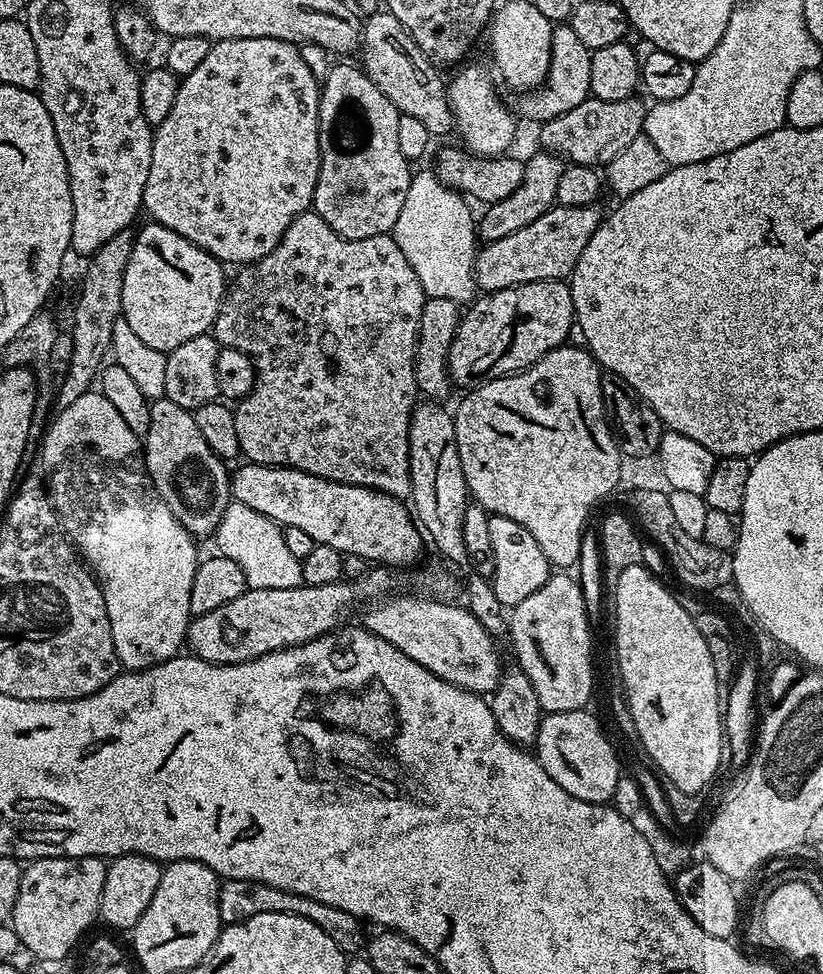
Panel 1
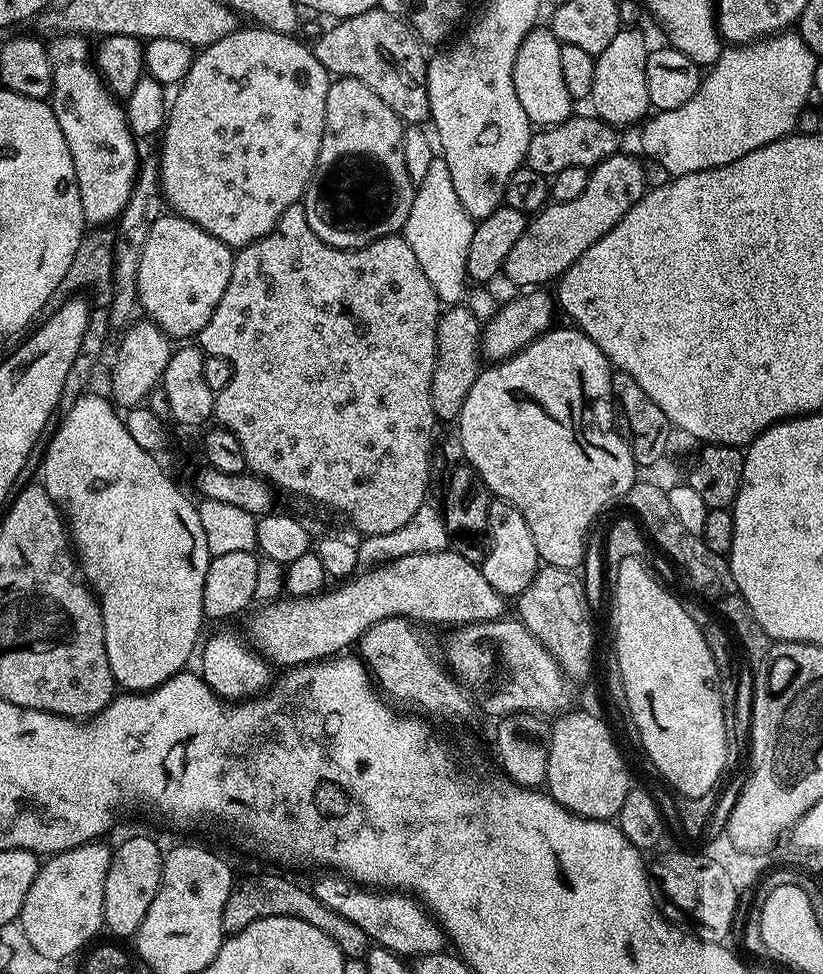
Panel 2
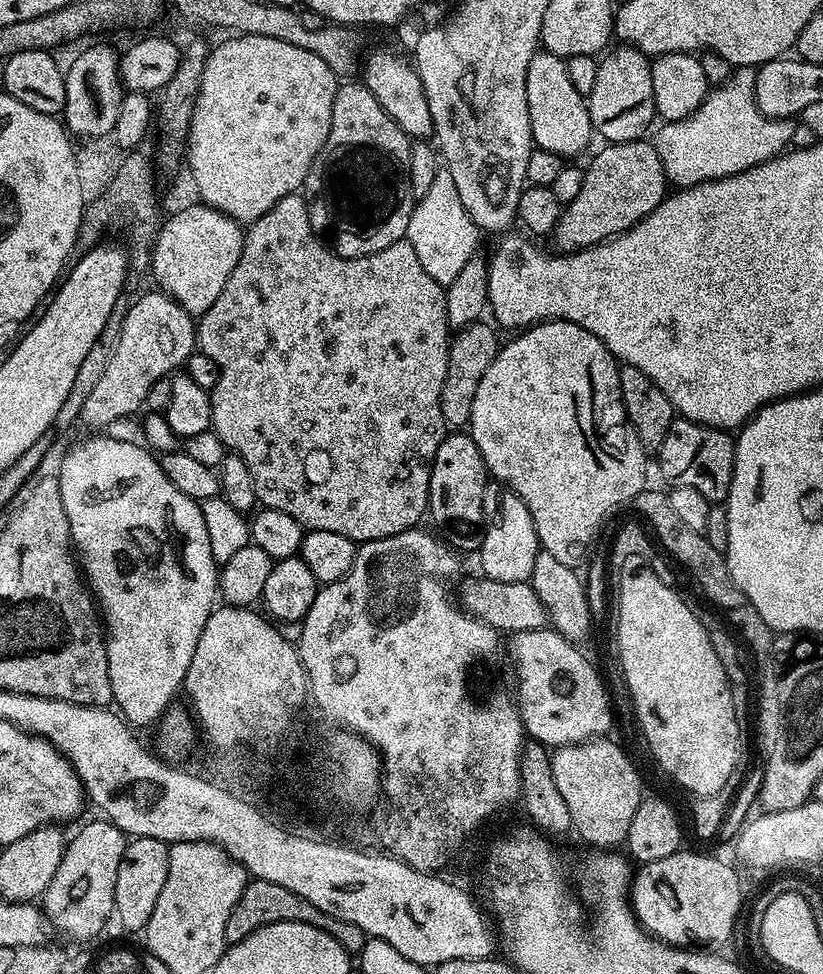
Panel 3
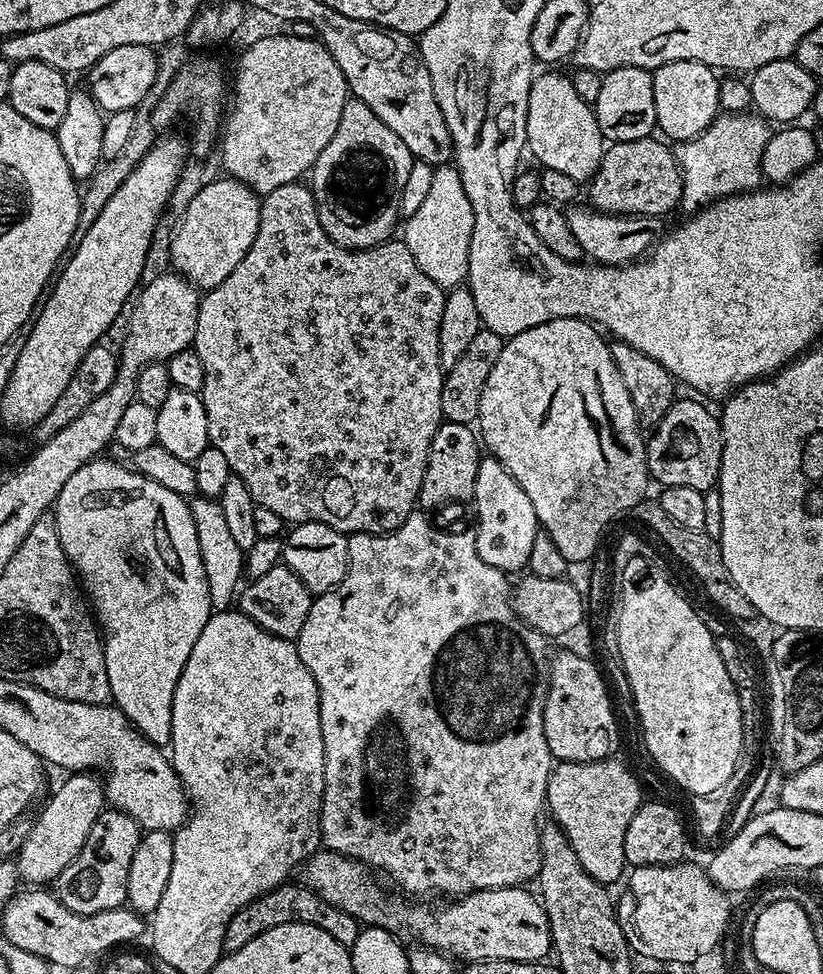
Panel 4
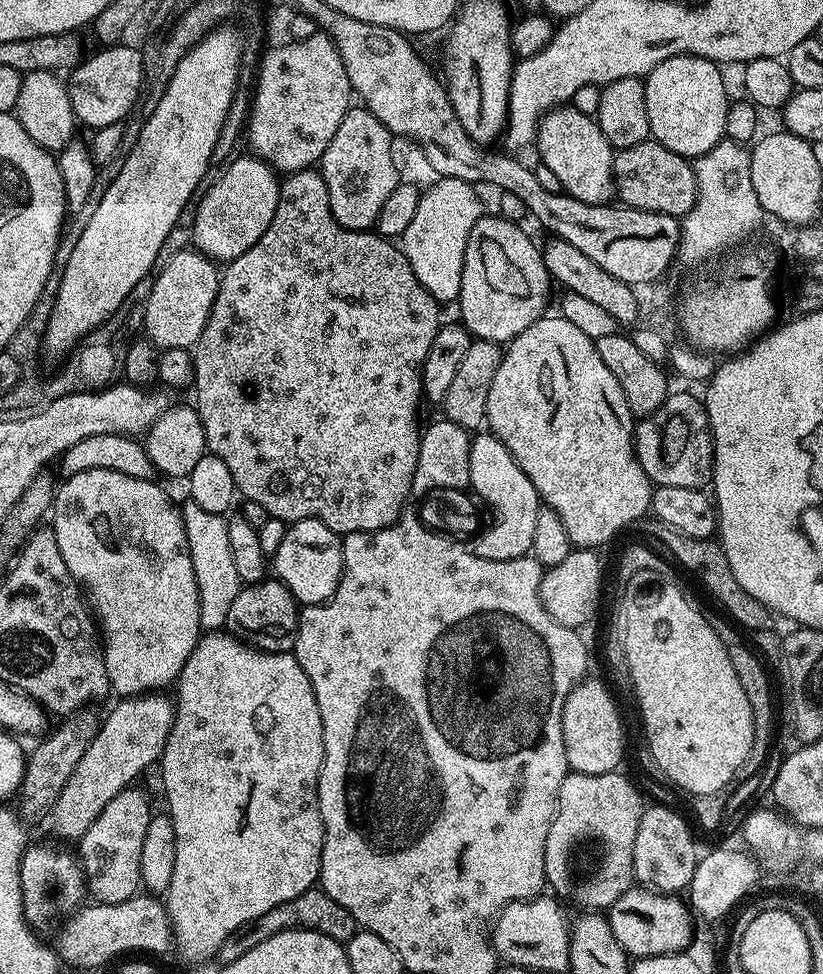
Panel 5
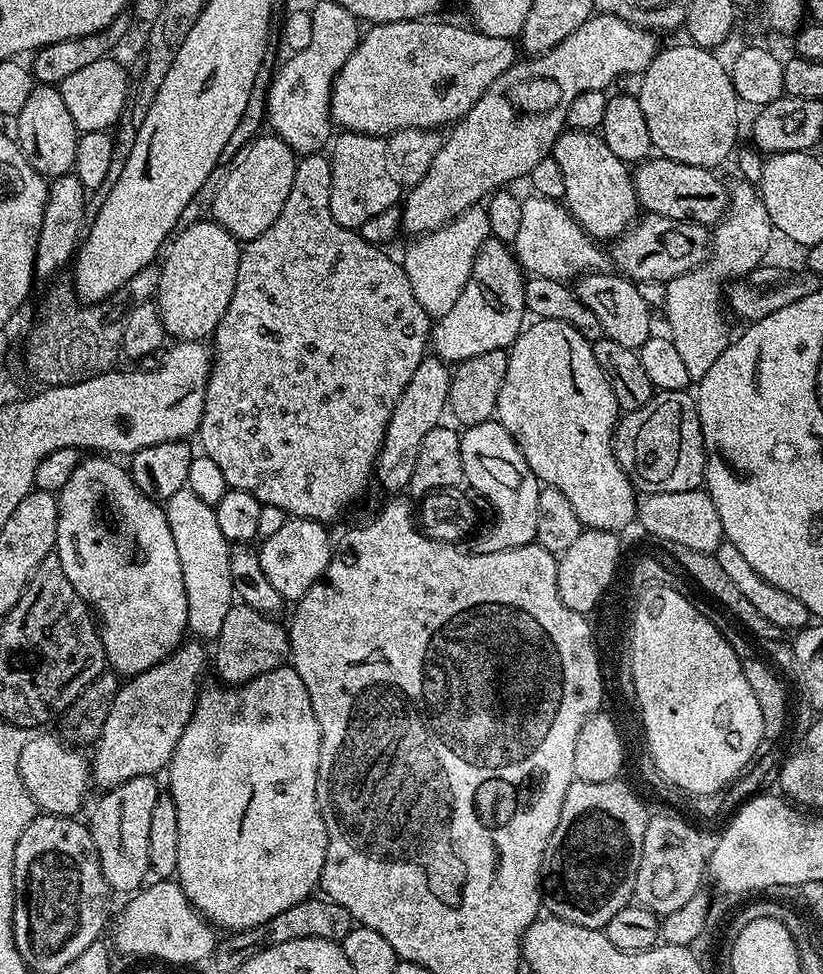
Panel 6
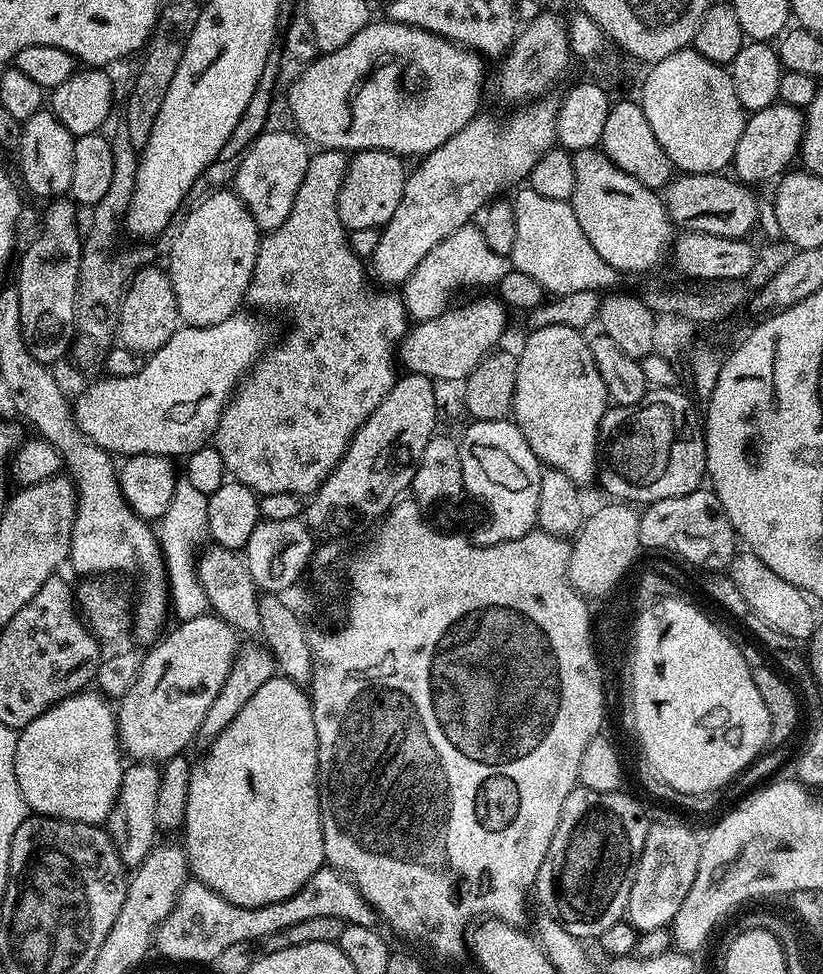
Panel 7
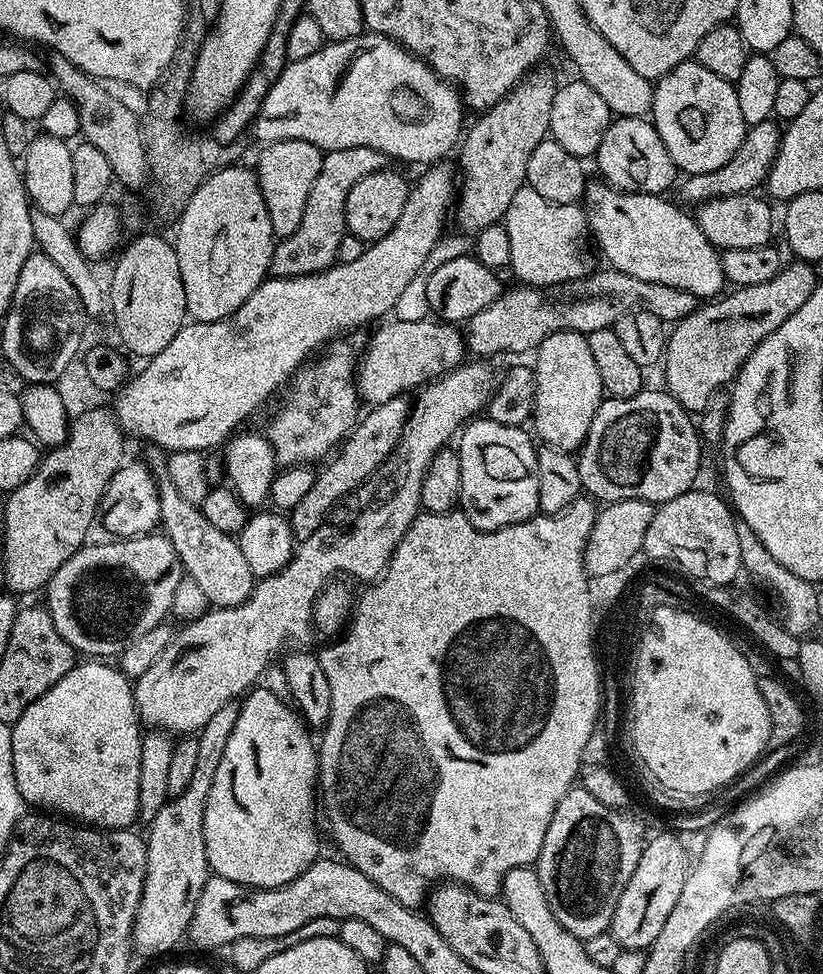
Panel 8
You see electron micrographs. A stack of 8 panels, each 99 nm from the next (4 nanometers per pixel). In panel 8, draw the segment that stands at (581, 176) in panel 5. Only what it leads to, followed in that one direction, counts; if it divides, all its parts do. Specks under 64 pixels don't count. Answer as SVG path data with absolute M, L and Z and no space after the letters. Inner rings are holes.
M589 183L582 197L582 207L587 213L587 231L596 239L601 254L612 263L609 265L615 271L642 278L642 282L674 286L678 290L694 294L697 298L719 297L726 288L721 253L708 241L706 234L702 234L702 230L696 225L695 215L688 213L687 216L679 203L671 204L664 199L668 198L651 192L622 192L611 184Z

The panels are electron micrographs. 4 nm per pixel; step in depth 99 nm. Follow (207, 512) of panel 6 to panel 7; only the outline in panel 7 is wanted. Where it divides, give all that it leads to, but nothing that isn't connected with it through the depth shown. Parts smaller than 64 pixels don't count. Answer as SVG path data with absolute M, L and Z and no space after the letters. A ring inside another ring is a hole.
M185 478L177 479L174 494L170 498L170 506L166 514L158 521L158 539L160 555L164 558L164 575L168 589L171 611L176 612L177 621L209 615L210 609L206 590L202 590L202 582L198 578L196 561L198 553L208 540L208 523L206 522L206 506L208 494L202 493Z

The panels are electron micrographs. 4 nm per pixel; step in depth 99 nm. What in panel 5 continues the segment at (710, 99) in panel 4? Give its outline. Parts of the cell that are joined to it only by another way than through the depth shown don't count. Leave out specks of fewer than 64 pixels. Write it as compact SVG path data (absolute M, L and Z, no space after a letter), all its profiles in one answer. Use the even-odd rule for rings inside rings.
M675 56L666 58L654 70L649 72L644 80L646 94L646 118L651 139L666 146L666 150L674 150L674 154L685 158L695 158L706 154L717 142L725 139L726 114L730 97L728 88L724 85L721 65L715 60L707 60L701 56Z

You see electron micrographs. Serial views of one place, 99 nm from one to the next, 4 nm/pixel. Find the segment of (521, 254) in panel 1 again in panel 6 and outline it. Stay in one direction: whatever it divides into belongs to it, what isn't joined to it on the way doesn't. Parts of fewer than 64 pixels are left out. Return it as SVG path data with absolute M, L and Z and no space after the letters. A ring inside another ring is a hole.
M659 154L647 160L641 160L632 172L632 184L636 187L639 207L645 213L688 220L692 224L715 226L730 211L730 190L716 177L711 168L699 168L682 162L674 162Z

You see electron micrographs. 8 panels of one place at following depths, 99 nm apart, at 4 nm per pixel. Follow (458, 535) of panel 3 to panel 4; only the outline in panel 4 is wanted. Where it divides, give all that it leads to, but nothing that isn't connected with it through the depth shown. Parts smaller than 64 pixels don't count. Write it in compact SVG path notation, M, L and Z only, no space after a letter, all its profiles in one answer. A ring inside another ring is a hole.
M441 423L440 429L434 434L434 442L430 442L426 474L422 474L419 507L444 508L447 504L471 501L481 459L481 441L469 425Z

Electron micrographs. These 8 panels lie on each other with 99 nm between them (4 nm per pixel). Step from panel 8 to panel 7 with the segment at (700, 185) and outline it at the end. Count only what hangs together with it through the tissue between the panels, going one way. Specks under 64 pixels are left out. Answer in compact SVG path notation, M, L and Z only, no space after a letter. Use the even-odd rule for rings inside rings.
M779 102L772 103L764 109L753 111L745 119L742 138L738 138L738 146L734 150L731 167L736 168L736 172L734 171L735 179L739 180L741 184L756 186L759 180L773 179L772 181L775 181L781 174L789 171L791 164L788 163L791 160L795 161L800 155L800 143L804 137L805 119L805 113L801 109Z

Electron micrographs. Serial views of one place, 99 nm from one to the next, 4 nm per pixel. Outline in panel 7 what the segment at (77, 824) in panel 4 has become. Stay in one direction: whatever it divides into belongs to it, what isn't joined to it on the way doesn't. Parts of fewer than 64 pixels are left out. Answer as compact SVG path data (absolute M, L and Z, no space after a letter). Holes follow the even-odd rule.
M218 615L181 620L175 626L173 632L165 631L149 647L153 648L143 653L134 686L120 697L115 709L120 747L136 762L169 760L197 739L202 718L218 698L238 651L237 629Z

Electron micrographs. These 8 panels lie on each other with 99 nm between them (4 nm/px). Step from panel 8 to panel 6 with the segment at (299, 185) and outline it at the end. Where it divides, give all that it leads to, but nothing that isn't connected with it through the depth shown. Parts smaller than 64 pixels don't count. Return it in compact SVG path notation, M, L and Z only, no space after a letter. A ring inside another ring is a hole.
M274 134L264 135L257 135L228 168L228 177L222 182L222 190L218 190L210 209L211 219L221 224L237 242L253 240L258 234L270 230L274 218L278 218L282 206L286 206L290 186L294 186L297 153Z

